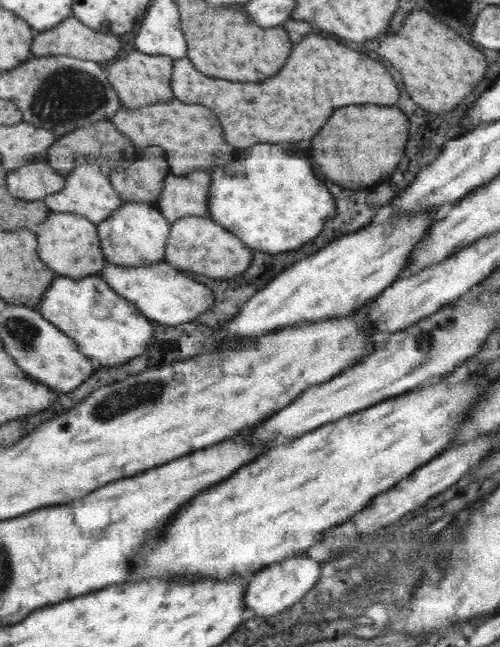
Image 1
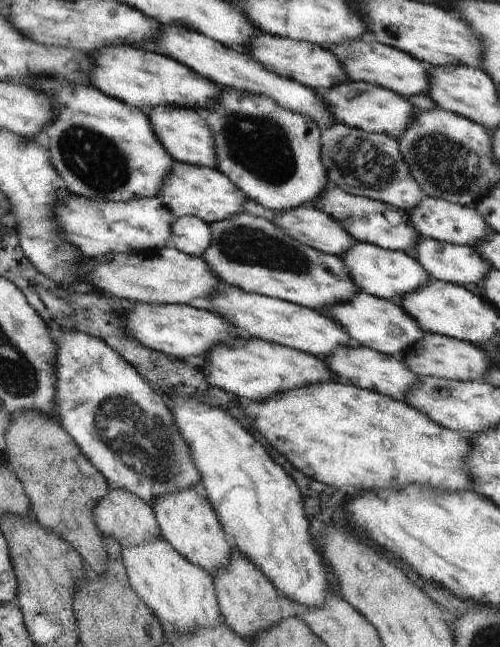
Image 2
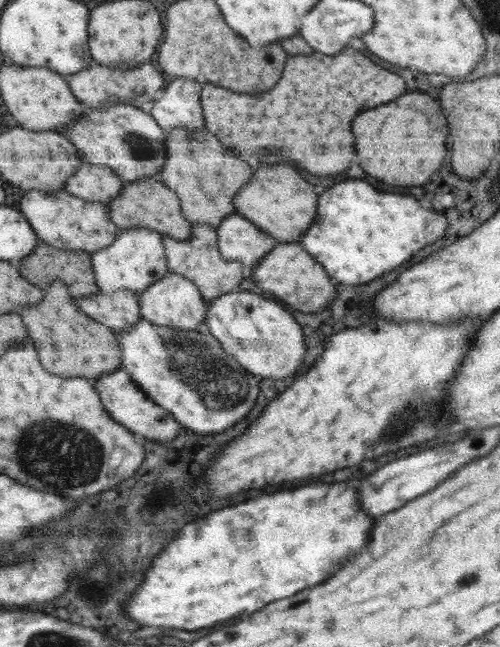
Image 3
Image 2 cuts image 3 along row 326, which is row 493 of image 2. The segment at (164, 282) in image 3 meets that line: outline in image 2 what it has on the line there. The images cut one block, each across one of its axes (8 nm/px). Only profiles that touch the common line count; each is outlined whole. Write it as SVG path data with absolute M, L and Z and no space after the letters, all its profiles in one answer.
M185 489L179 493L156 497L152 502L152 508L161 530L161 537L184 558L192 561L192 564L202 567L211 576L229 564L231 553L235 549L226 539L211 502L201 491Z

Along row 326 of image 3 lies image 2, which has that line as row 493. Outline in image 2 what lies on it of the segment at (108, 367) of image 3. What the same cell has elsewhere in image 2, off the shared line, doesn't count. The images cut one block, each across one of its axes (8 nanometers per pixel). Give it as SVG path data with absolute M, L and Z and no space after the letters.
M20 411L12 416L14 418L11 418L11 423L5 430L6 456L8 456L10 468L16 472L16 476L23 484L23 489L31 504L32 516L45 529L52 530L68 541L68 544L72 544L72 548L80 554L83 562L93 574L102 574L108 554L104 548L103 535L95 525L93 507L106 496L109 489L107 480L84 456L75 440L63 429L58 420L38 411Z

